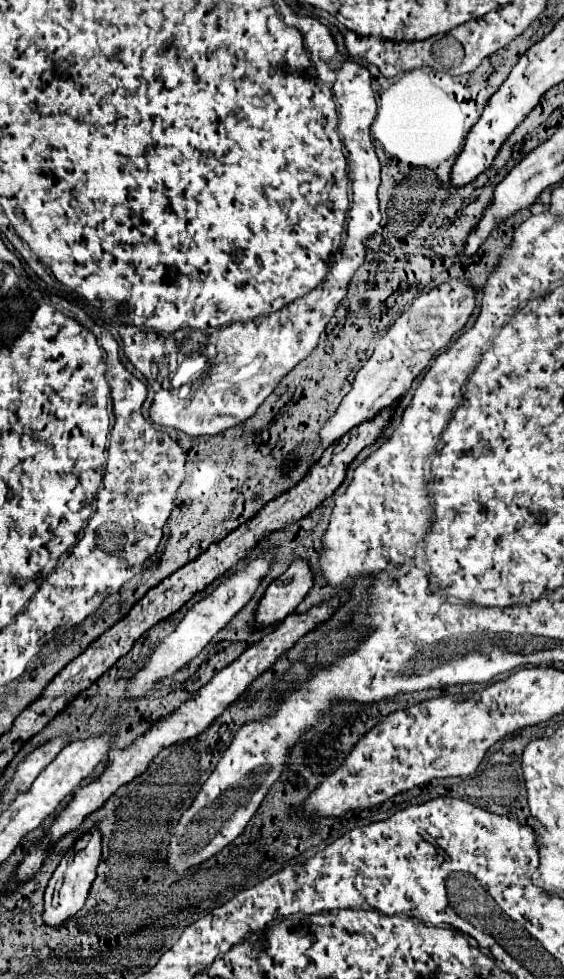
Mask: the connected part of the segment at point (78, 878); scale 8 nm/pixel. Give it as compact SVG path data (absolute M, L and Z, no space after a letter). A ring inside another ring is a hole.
M96 824L76 840L76 844L64 854L58 868L54 870L54 874L46 886L46 892L44 892L44 922L46 924L60 926L60 924L64 924L64 920L68 916L76 914L84 906L88 890L96 878L100 854L102 854L102 834L100 834L98 824Z

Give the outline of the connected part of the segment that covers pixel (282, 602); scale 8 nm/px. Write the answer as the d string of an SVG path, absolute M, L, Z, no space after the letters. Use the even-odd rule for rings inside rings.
M294 560L292 566L264 592L260 608L256 608L256 622L262 628L282 622L306 598L310 588L312 574L306 560Z

